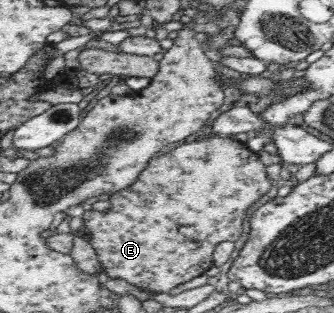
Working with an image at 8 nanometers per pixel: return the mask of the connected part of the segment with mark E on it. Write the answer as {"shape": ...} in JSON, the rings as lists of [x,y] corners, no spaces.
{"shape":[[[206,138],[205,140],[194,142],[183,142],[176,146],[173,150],[161,156],[149,160],[148,167],[142,171],[134,185],[130,185],[124,191],[118,191],[111,196],[112,210],[109,213],[102,214],[98,211],[90,210],[84,213],[84,225],[86,225],[93,234],[93,249],[95,250],[98,260],[103,265],[103,271],[108,273],[110,279],[126,280],[134,288],[139,289],[139,292],[146,290],[148,292],[169,293],[172,289],[179,285],[188,283],[213,267],[213,252],[215,248],[224,241],[237,242],[244,234],[244,217],[246,211],[258,201],[262,199],[268,189],[272,187],[271,181],[268,179],[265,165],[259,160],[259,157],[254,151],[250,151],[244,144],[240,142],[227,140],[224,138]]]}

